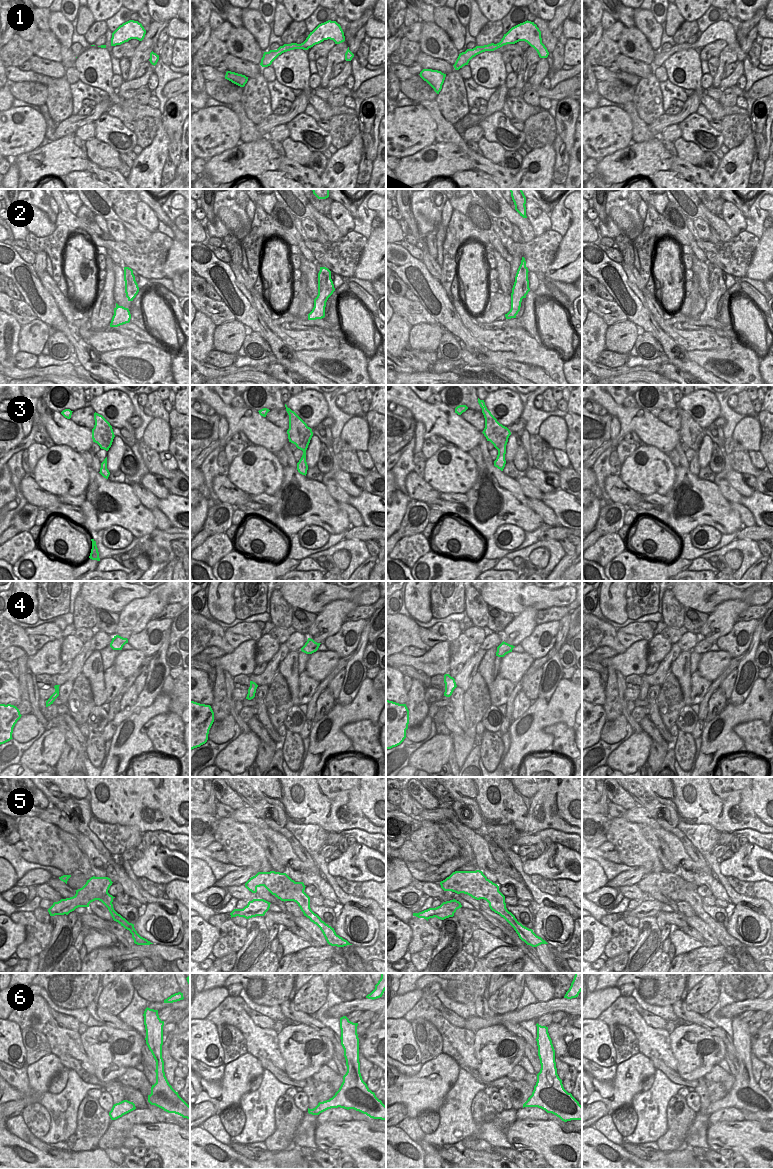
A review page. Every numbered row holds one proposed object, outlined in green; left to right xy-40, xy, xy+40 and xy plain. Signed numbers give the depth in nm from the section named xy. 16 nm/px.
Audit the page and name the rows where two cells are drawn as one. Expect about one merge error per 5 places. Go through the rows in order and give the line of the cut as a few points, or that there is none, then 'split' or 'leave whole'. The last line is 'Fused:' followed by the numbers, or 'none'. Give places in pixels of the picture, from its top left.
1: cut none; leave whole
2: cut none; leave whole
3: cut xy+40 (507, 438), (497, 449); split
4: cut none; leave whole
5: cut xy (289, 887), (303, 891); split
6: cut none; leave whole
Fused: 3, 5

